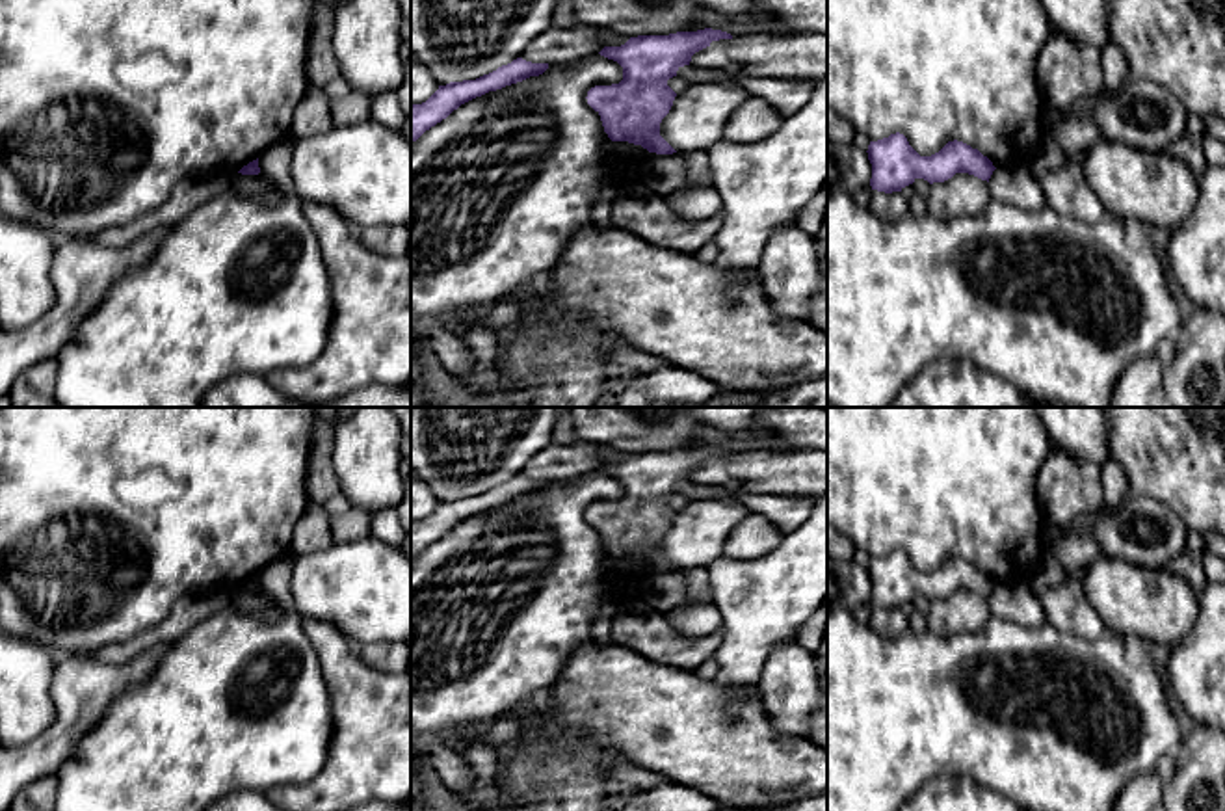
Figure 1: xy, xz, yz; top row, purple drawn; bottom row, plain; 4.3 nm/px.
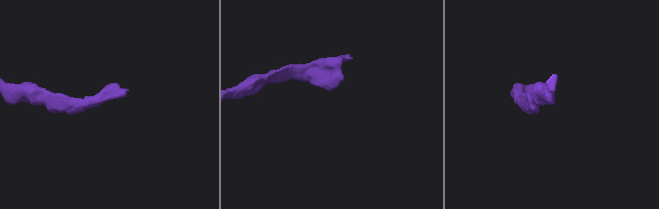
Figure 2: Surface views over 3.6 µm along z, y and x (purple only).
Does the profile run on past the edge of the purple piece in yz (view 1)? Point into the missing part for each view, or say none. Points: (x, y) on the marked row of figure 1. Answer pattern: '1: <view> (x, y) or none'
1: none

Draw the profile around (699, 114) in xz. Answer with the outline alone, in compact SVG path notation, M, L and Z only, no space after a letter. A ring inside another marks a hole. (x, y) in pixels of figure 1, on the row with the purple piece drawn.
M692 84L677 93L660 123L660 136L680 154L708 151L723 140L731 117L751 97L742 86Z

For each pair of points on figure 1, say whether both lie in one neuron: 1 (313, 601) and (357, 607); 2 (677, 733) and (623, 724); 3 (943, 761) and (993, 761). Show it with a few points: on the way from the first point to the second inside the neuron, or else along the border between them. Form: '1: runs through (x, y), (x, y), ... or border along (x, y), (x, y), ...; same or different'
1: runs through (324, 601), (346, 601); same
2: runs through (664, 724), (636, 724); same
3: runs through (956, 761), (980, 761); same

